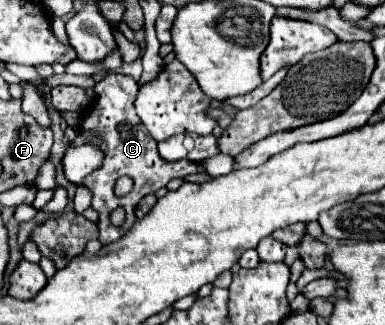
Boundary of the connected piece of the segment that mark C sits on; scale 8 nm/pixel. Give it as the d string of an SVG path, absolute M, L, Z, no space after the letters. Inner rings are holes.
M109 74L105 76L105 80L97 82L95 88L95 98L91 100L89 108L83 112L81 116L81 124L79 128L83 132L99 132L99 148L105 154L103 162L97 170L93 170L89 176L85 176L83 186L87 186L93 194L91 206L101 214L99 218L99 240L107 246L115 240L119 240L121 236L127 234L127 230L135 224L135 206L139 204L139 200L147 194L157 192L159 188L163 188L169 178L185 178L187 174L193 172L203 172L203 168L195 162L189 160L179 160L179 162L167 162L159 156L157 152L157 142L145 132L145 126L139 122L137 114L135 114L135 106L133 100L137 96L137 82L131 76L123 76L123 74ZM121 176L129 176L133 180L133 188L127 196L117 198L113 188L117 178ZM115 208L123 208L125 210L125 222L121 226L113 226L111 224L111 212Z

